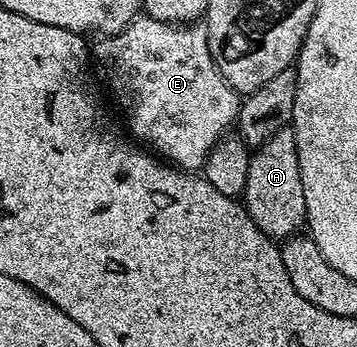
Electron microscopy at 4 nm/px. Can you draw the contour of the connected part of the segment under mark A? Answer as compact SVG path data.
M293 129L278 130L250 155L248 184L242 193L248 216L268 237L285 240L306 226L306 201Z

